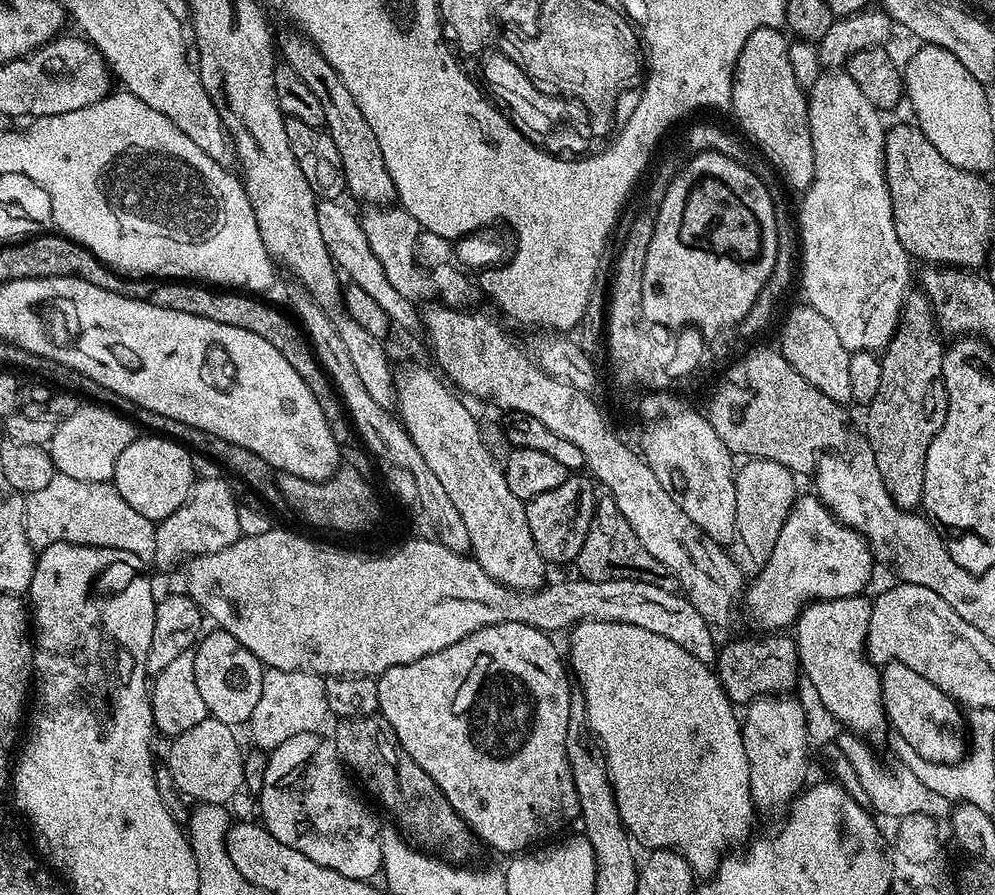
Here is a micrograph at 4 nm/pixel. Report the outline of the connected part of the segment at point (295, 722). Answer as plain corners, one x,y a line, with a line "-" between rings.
267,669
250,721
253,742
260,748
271,750
282,746
286,738
294,738
294,734
319,733
324,719
330,716
324,681
325,677
314,672

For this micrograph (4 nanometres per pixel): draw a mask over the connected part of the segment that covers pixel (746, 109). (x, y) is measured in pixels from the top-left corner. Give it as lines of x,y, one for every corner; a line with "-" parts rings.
759,28
754,30
754,34
750,34
750,38
746,38
746,46
742,46
736,59
730,112
736,115
736,120
740,123
739,131
771,162
775,175
789,189
807,190
814,178
814,146
808,125
808,97
794,78
794,66
790,64
788,57
789,43
789,37
780,28

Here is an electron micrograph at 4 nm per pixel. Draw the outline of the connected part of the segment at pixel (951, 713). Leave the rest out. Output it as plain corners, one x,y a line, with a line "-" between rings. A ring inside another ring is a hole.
895,662
883,665
880,689
884,699
884,714
895,735
904,738
924,760
949,764
948,734
954,734
958,728
958,742
966,742
966,716
961,705
941,688
934,686
934,682
922,678
922,674
914,674
910,666

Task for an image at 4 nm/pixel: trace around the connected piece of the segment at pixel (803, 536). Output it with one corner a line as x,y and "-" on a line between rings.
801,495
792,504
790,514
782,526
782,534
778,534
778,542
770,554
770,558
759,565
760,573
747,581
742,593
742,608
748,611
748,616
764,630
784,630
795,625
797,616
804,610
804,605
813,600
833,600
858,596
865,591
868,579
872,576
874,557
872,549
859,532
848,528
841,520
833,516
832,511
820,501
819,496

